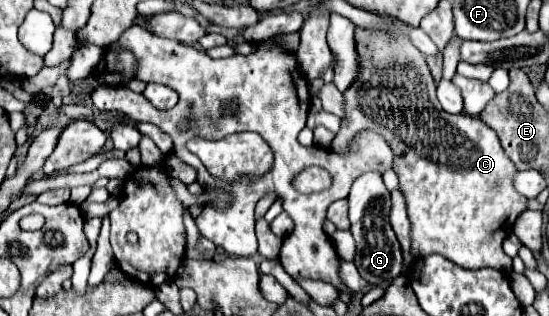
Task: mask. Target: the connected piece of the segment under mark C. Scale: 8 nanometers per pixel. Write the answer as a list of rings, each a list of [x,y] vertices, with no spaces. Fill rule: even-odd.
[[[356,29],[356,49],[358,49],[358,55],[360,55],[360,65],[362,65],[362,73],[358,77],[358,81],[344,93],[346,97],[346,119],[342,123],[342,129],[340,133],[334,137],[332,141],[332,149],[338,151],[338,153],[348,153],[350,149],[350,143],[352,139],[362,133],[362,131],[374,131],[374,133],[380,133],[386,143],[390,145],[390,149],[394,151],[394,171],[398,175],[398,181],[400,181],[400,191],[406,199],[406,205],[408,205],[408,217],[412,217],[412,253],[416,257],[424,257],[424,255],[432,255],[432,253],[438,253],[438,255],[444,255],[448,257],[452,263],[456,265],[462,265],[464,269],[482,269],[482,267],[492,267],[492,269],[498,269],[506,275],[512,275],[512,257],[508,257],[504,251],[502,251],[502,241],[512,233],[512,227],[514,227],[514,221],[518,219],[518,215],[522,215],[526,209],[528,209],[528,199],[522,197],[516,189],[514,189],[514,173],[518,173],[516,165],[506,157],[500,141],[498,141],[498,135],[494,133],[494,129],[490,129],[484,121],[478,121],[478,117],[470,117],[470,115],[450,115],[442,109],[442,105],[438,105],[436,101],[436,85],[432,81],[432,75],[428,71],[428,65],[424,61],[424,55],[410,43],[410,39],[406,37],[392,37],[388,33],[382,33],[382,31],[368,31],[368,29]]]

